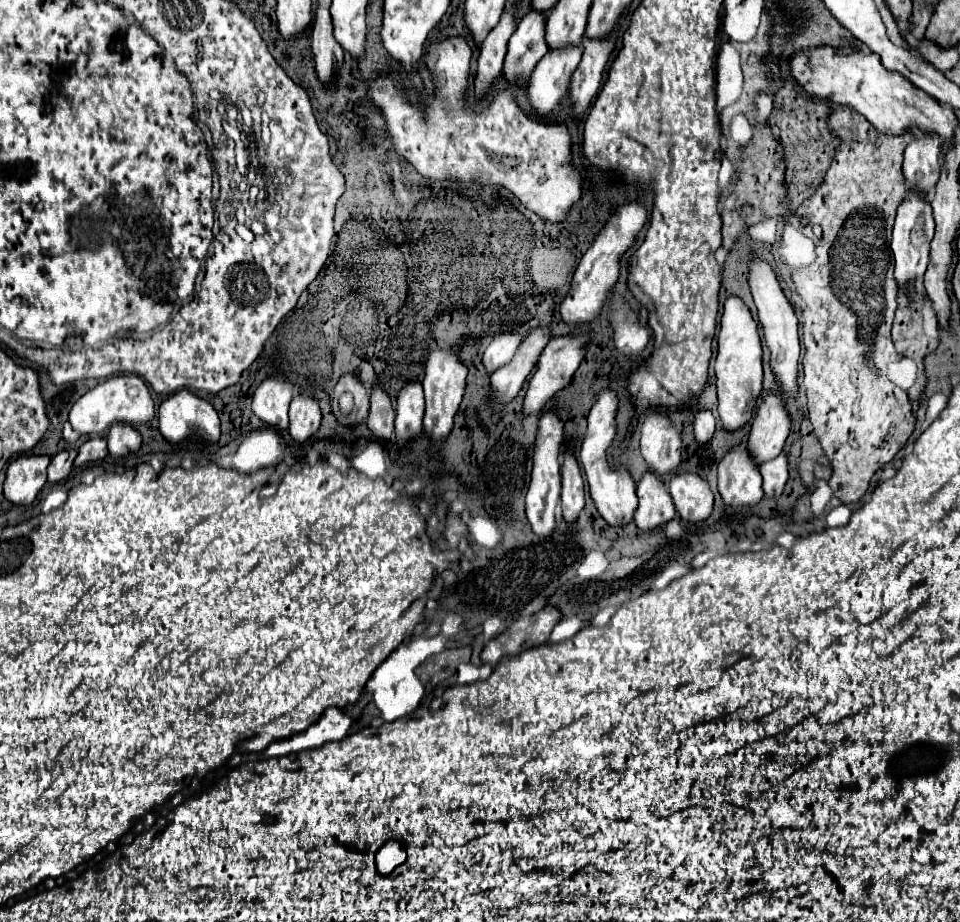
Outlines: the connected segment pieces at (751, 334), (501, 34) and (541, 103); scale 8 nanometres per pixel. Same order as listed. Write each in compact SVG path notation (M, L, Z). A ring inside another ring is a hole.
M730 295L724 303L724 313L718 331L718 357L716 357L716 387L718 387L718 413L724 429L736 431L750 417L762 391L762 345L758 325L752 319L746 303Z
M504 11L498 25L486 35L480 45L478 57L478 77L476 77L476 95L490 91L492 81L502 71L502 63L508 51L508 39L516 29L516 15L512 11Z
M568 45L562 49L550 49L542 61L538 61L530 79L530 103L544 115L550 113L560 99L568 93L570 77L582 57L580 45Z

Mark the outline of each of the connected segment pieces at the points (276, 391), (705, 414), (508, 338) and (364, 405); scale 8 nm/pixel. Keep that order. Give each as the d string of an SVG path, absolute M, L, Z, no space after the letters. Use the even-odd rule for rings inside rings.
M266 377L252 395L252 411L266 425L284 431L288 429L288 405L292 401L294 383L286 377Z
M698 409L696 415L694 415L694 435L696 435L696 441L698 443L708 443L714 435L714 427L716 421L714 421L714 415L710 409Z
M500 331L500 333L496 333L492 337L486 353L484 353L486 371L494 373L502 365L506 365L514 357L520 341L522 341L522 335L518 331Z
M344 373L340 377L340 381L336 383L336 387L332 391L332 409L334 409L336 419L342 425L356 425L364 417L368 417L368 391L366 391L366 387L362 385L362 381L354 373ZM346 391L354 397L354 409L352 409L350 415L342 415L340 407L338 407L338 399Z

